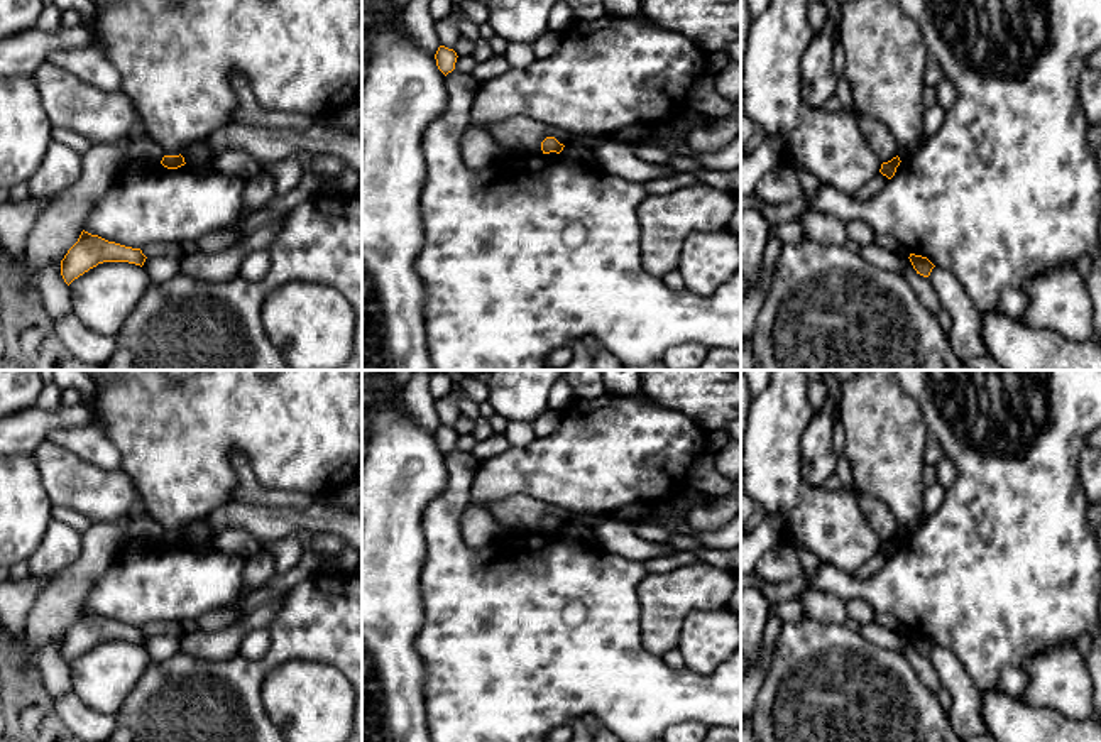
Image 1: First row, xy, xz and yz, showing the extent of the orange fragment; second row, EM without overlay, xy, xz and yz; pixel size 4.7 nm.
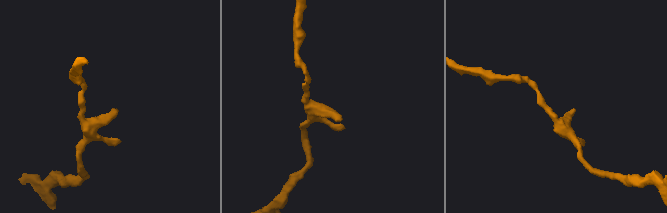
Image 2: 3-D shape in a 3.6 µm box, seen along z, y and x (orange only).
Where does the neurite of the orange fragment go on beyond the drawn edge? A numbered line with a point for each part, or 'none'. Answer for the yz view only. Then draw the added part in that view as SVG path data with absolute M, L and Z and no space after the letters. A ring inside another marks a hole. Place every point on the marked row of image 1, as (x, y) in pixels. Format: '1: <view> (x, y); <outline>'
none

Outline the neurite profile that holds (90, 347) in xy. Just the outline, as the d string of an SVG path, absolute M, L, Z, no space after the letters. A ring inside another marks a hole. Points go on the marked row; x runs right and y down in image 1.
M73 313L61 319L52 319L49 331L54 333L74 357L86 363L105 365L117 348L113 338L91 331Z

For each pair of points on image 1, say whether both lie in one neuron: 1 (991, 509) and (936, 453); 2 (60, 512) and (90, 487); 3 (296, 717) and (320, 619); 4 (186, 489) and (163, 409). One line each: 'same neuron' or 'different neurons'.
1: different neurons
2: different neurons
3: different neurons
4: same neuron

